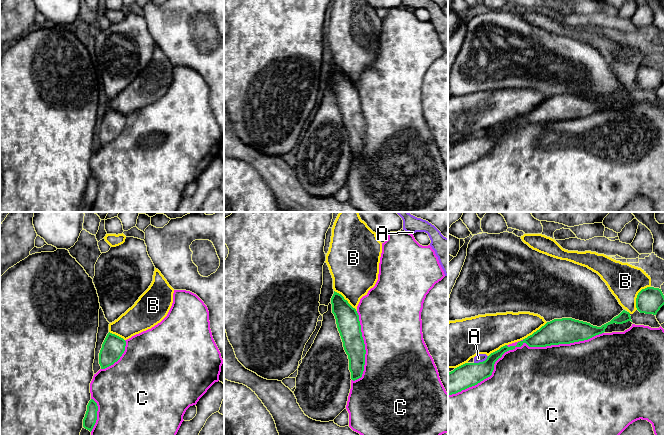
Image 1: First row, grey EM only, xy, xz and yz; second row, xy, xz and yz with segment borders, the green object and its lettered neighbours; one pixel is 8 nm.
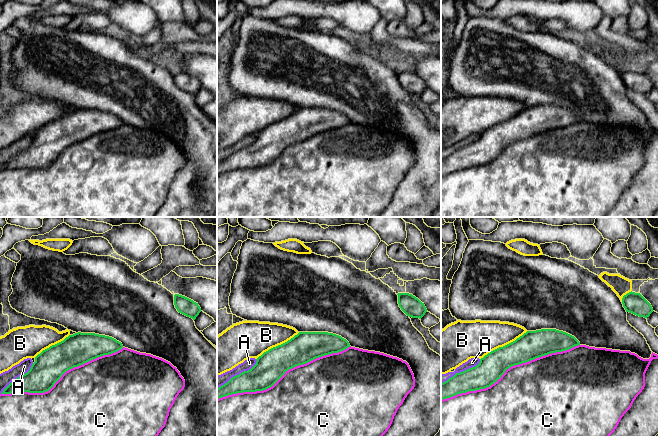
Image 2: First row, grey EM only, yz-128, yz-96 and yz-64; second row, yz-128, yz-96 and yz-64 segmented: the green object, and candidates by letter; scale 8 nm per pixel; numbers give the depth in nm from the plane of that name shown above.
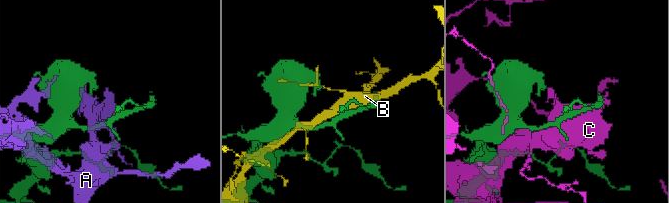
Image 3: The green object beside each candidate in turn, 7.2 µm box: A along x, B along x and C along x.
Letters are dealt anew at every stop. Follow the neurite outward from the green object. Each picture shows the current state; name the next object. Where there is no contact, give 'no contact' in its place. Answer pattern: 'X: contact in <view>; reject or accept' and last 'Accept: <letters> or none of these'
A: contact in yz; reject
B: contact in yz; reject
C: contact in yz; reject
Accept: none of these

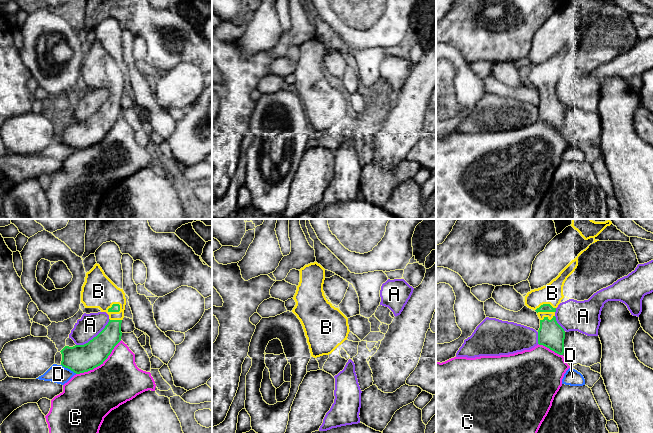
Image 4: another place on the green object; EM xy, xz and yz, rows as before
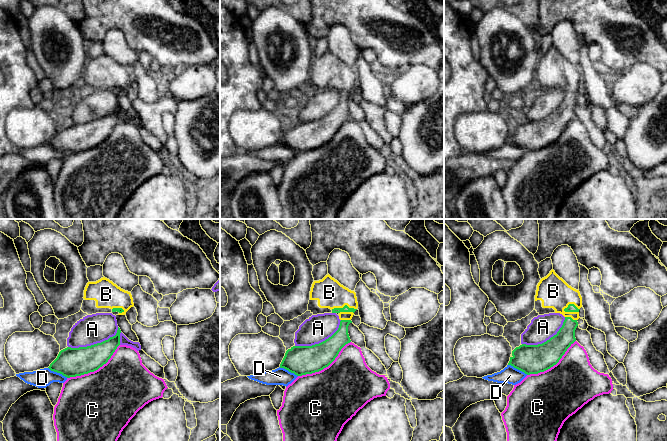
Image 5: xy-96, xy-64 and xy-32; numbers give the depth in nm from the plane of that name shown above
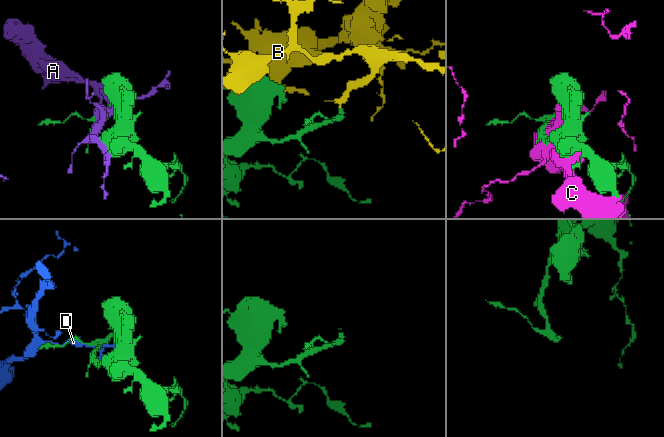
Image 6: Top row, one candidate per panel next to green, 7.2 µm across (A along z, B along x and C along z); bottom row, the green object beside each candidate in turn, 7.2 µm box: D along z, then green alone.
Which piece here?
A: contact in xy; reject
B: contact in xy; accept
C: contact in xy; reject
D: contact in xy; reject
Accept: B

